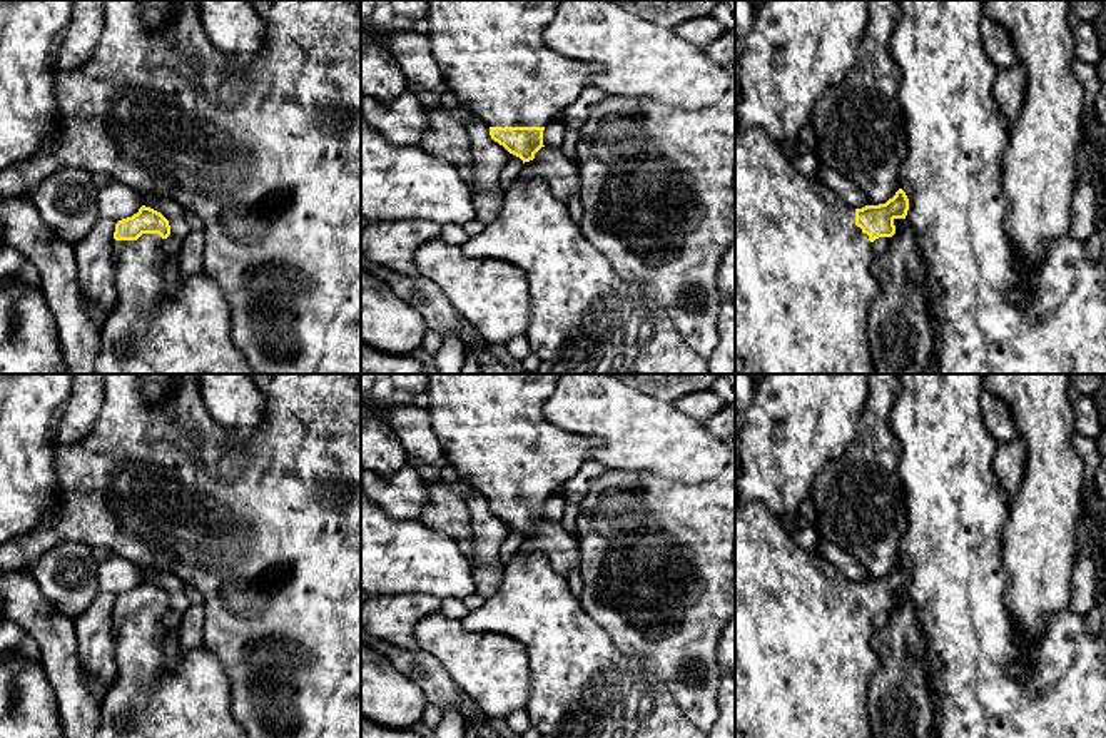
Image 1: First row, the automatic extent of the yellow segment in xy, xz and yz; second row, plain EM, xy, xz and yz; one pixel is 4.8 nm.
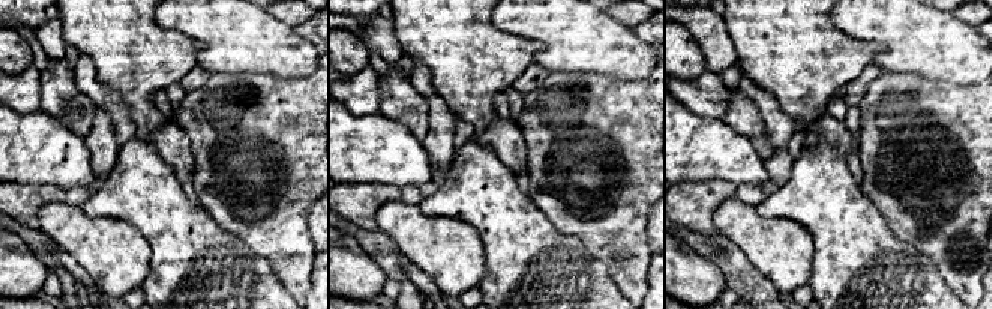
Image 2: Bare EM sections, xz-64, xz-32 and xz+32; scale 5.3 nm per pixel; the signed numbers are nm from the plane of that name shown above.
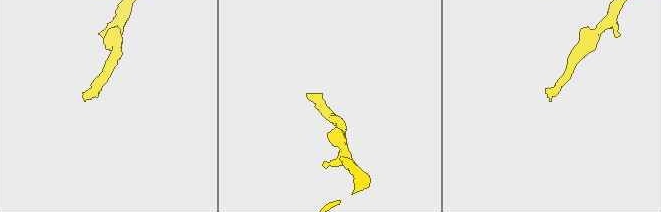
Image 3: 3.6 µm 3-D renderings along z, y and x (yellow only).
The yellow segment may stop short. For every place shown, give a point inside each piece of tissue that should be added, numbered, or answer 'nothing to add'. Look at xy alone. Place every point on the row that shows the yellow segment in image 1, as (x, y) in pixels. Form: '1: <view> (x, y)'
1: xy (162, 323)

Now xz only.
1: xz (493, 57)

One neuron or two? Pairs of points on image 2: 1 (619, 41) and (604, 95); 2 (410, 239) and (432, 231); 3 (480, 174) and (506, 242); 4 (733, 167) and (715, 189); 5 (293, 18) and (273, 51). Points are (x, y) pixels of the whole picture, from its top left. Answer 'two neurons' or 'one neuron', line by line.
1: two neurons
2: one neuron
3: one neuron
4: two neurons
5: two neurons

